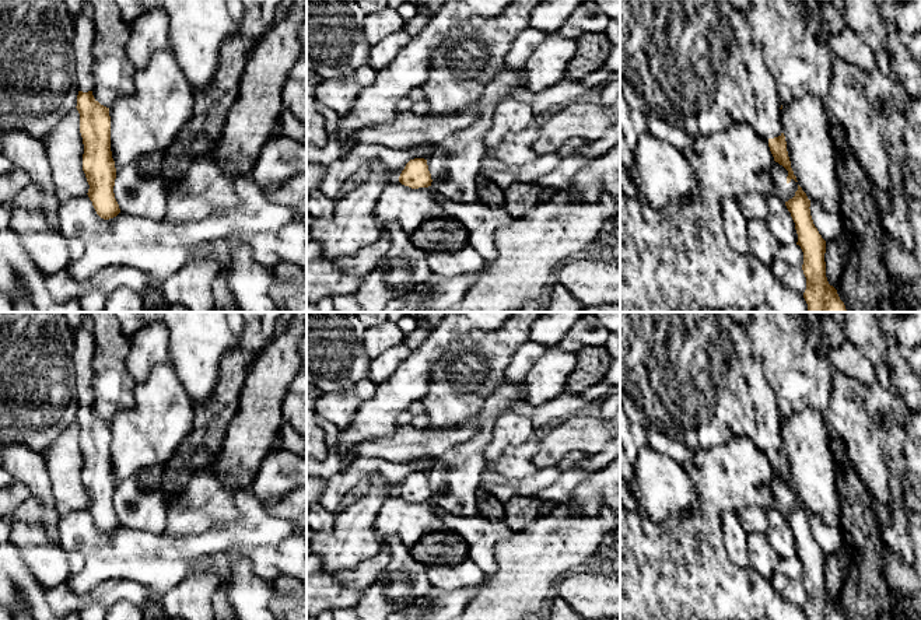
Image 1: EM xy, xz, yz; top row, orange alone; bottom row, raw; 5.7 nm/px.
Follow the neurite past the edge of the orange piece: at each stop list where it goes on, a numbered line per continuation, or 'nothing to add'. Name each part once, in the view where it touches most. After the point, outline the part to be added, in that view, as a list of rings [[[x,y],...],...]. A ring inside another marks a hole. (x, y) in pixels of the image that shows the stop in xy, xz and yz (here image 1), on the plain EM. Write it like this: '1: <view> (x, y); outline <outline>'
1: xy (83, 354); outline [[[84,312],[81,325],[73,332],[73,339],[71,358],[76,368],[76,393],[78,403],[88,406],[94,402],[92,364],[95,355],[94,323],[88,312]]]

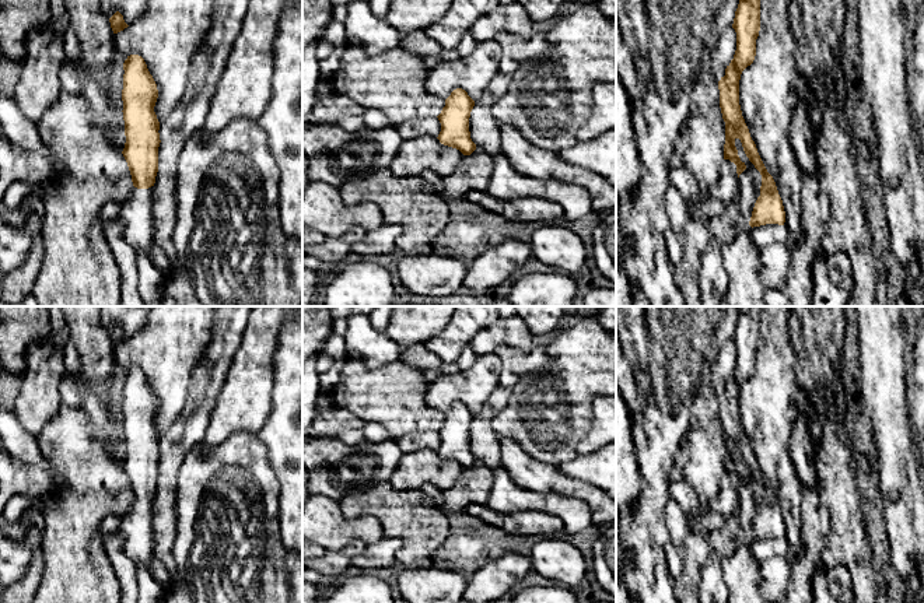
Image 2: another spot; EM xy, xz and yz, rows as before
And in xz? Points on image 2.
nothing to add

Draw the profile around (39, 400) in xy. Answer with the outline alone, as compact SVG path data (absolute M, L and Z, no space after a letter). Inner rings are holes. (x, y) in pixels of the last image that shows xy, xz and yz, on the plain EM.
M52 330L46 339L28 347L24 372L28 385L22 386L11 410L34 438L63 404L59 395L59 379L66 372L63 341L64 332Z

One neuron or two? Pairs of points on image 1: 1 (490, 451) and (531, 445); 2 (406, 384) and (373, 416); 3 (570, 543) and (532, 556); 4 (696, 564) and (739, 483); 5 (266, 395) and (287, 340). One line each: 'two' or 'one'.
1: two
2: one
3: one
4: one
5: one

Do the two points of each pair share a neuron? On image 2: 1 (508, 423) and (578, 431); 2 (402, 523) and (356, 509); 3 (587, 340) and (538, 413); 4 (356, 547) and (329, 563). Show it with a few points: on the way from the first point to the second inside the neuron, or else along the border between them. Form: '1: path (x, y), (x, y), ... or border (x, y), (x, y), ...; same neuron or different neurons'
1: path (525, 427), (532, 427), (536, 431), (562, 431); same neuron
2: path (401, 509), (394, 502), (370, 502); same neuron
3: path (583, 365), (578, 399), (570, 407), (563, 407); same neuron
4: path (349, 553), (336, 563); same neuron

